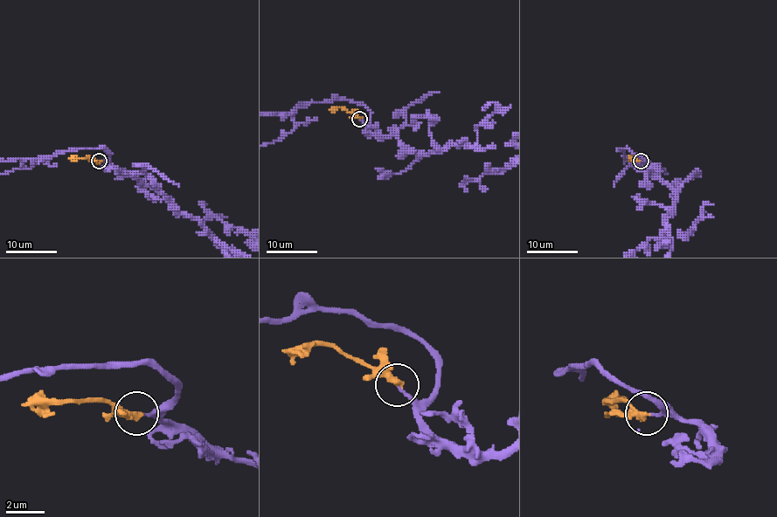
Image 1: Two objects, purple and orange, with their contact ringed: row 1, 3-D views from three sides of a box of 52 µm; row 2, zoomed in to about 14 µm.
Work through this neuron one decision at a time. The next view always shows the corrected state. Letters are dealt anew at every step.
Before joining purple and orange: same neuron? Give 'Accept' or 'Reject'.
Accept

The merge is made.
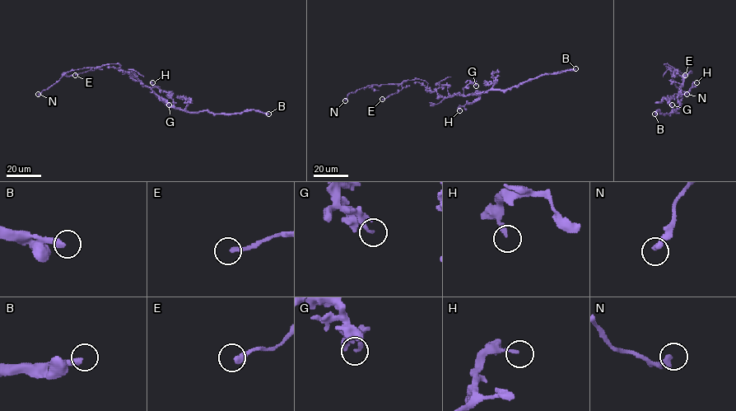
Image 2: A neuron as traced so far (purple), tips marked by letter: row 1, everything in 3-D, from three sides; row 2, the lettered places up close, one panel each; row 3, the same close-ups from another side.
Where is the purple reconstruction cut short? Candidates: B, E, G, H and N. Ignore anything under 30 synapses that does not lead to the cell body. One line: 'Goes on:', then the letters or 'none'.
Goes on: none

